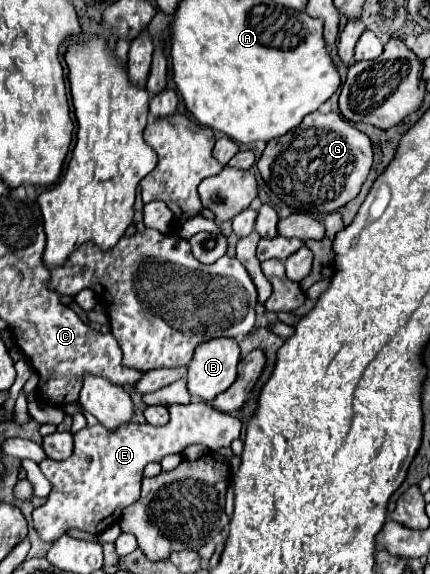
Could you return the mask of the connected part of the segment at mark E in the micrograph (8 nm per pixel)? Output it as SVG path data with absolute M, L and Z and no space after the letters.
M192 401L188 405L170 405L170 421L162 427L148 423L124 423L110 431L98 423L98 439L94 427L84 427L74 435L74 453L64 461L44 459L40 469L52 483L52 493L44 507L34 509L34 527L48 543L56 541L70 527L78 527L92 535L100 535L106 527L118 523L122 511L138 501L142 471L150 461L160 461L166 455L182 453L188 445L200 443L210 451L230 447L240 437L242 423L234 415L218 413L208 403Z

